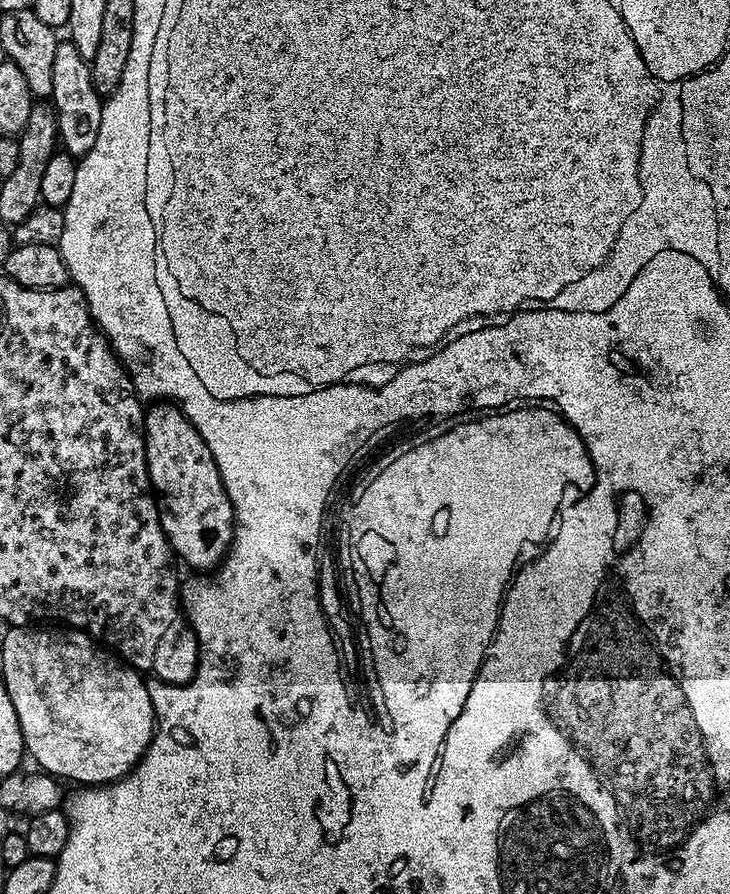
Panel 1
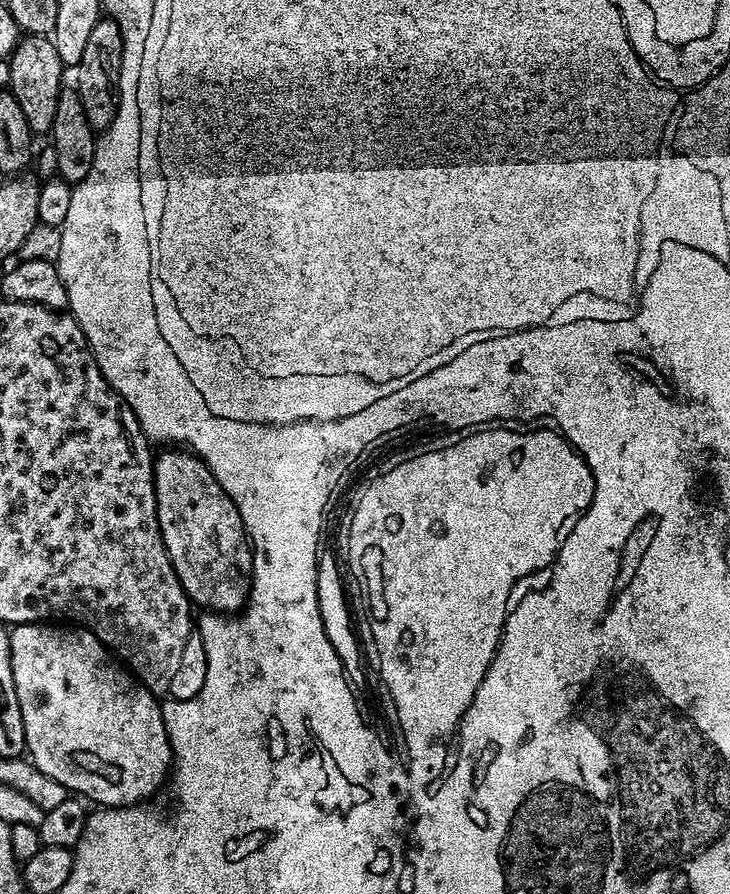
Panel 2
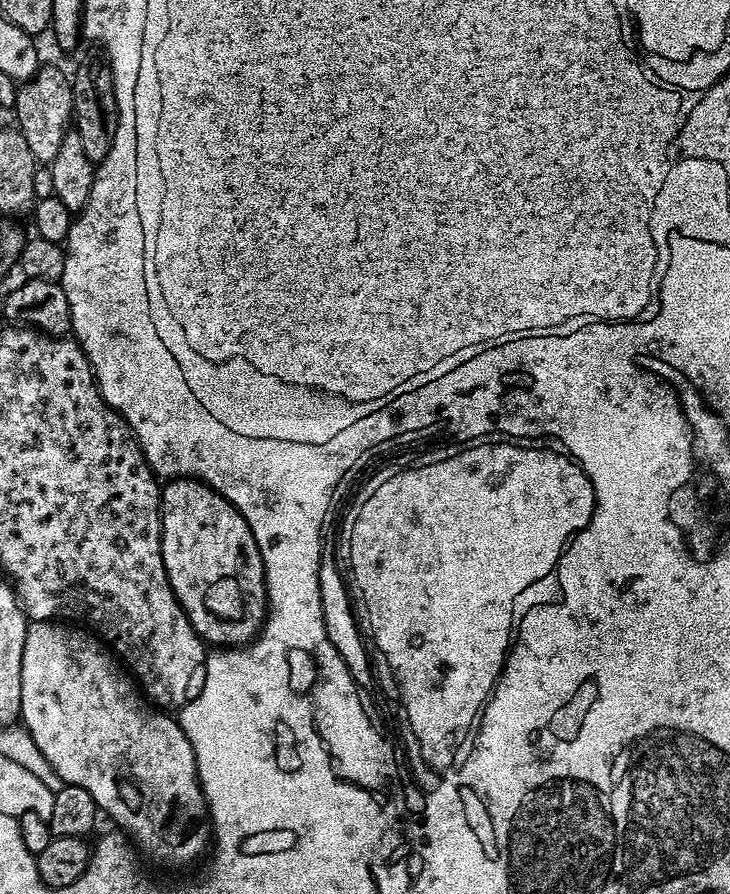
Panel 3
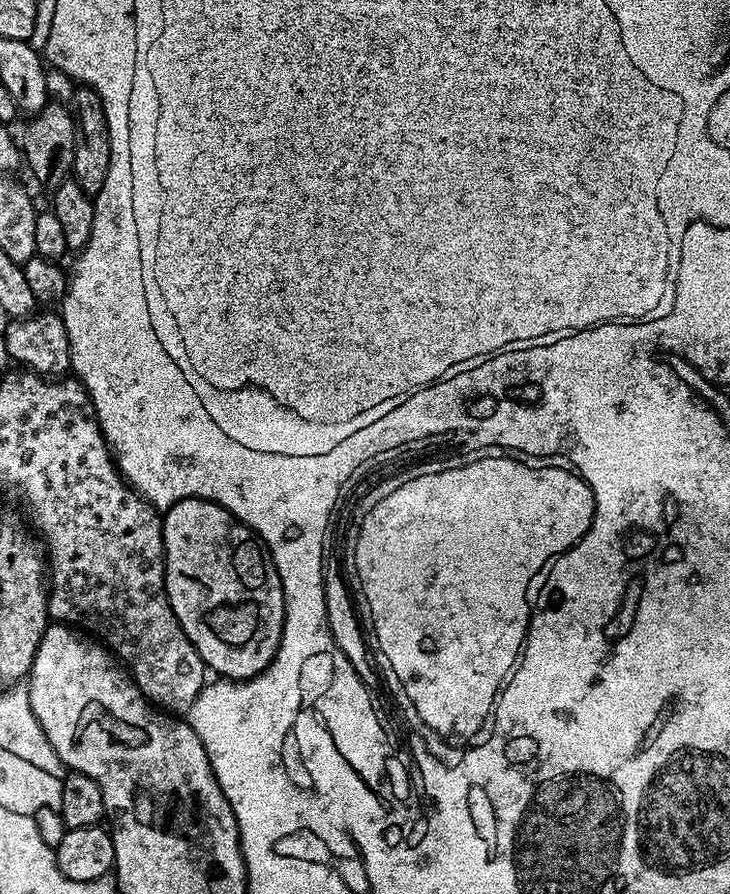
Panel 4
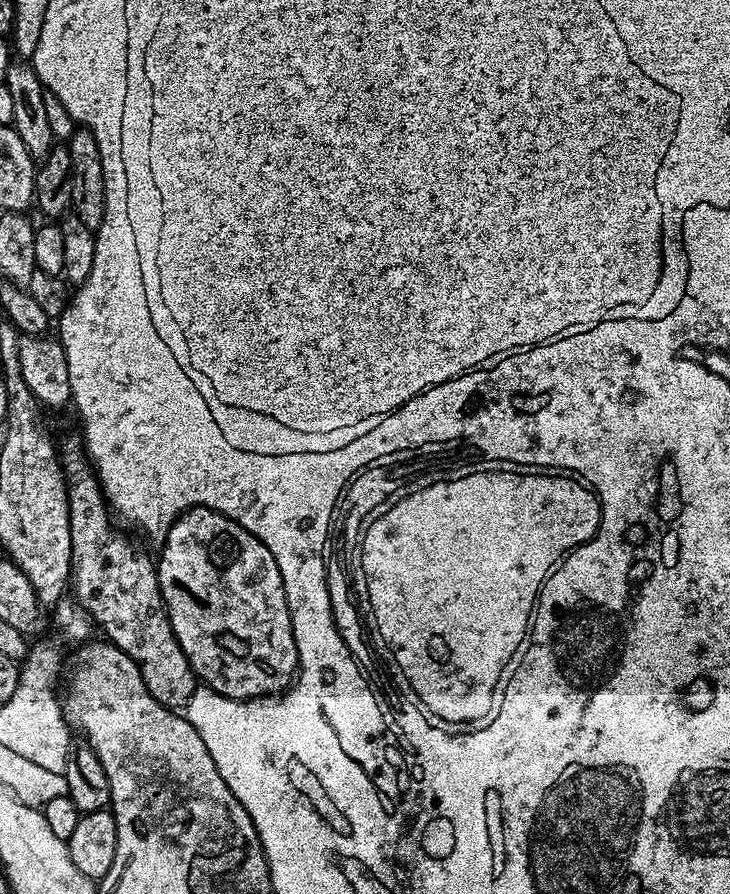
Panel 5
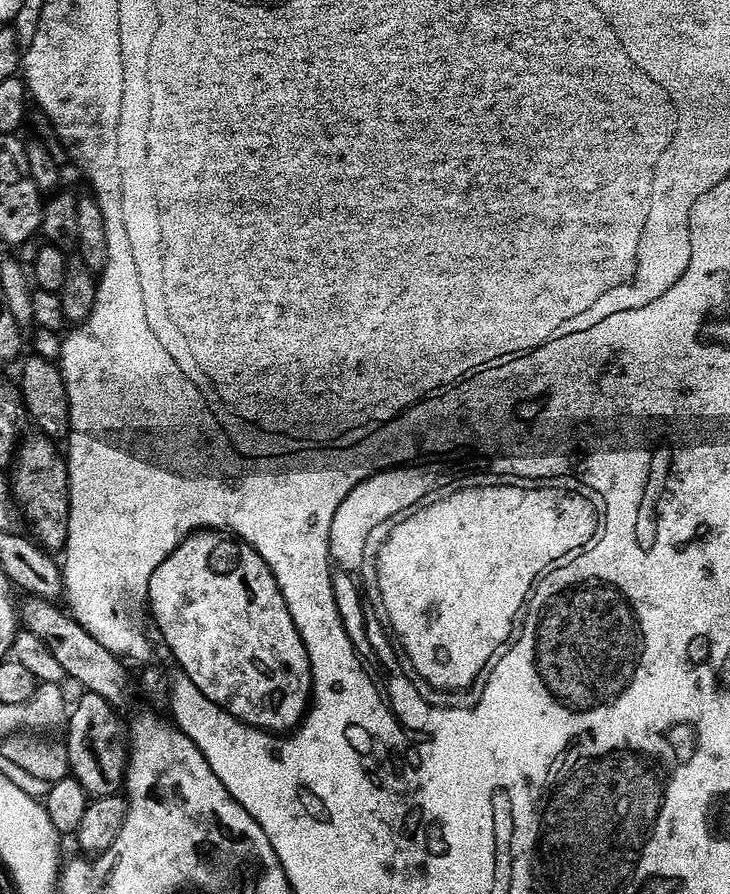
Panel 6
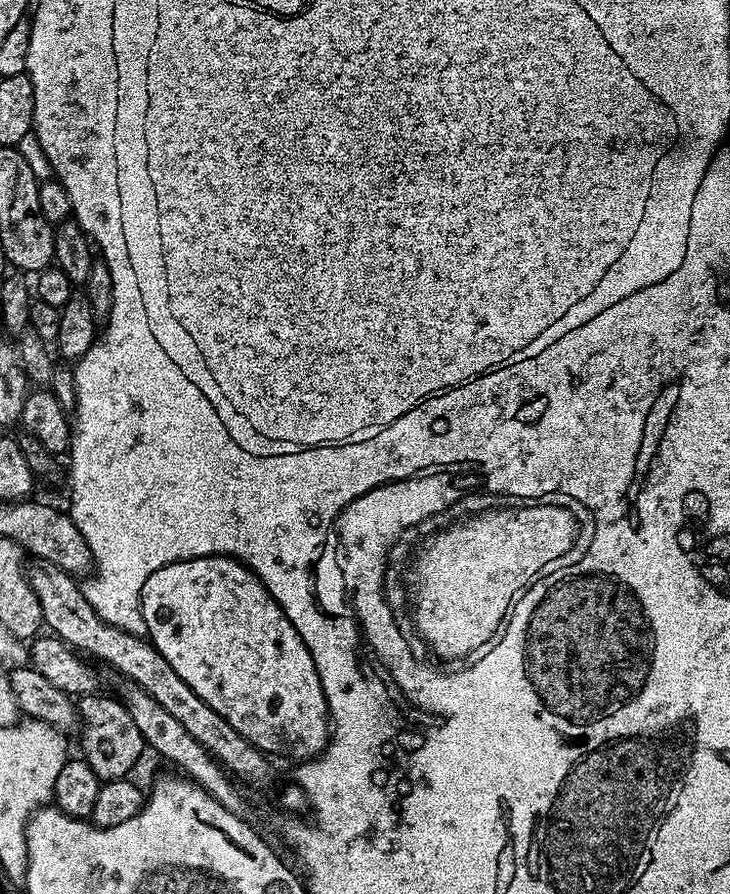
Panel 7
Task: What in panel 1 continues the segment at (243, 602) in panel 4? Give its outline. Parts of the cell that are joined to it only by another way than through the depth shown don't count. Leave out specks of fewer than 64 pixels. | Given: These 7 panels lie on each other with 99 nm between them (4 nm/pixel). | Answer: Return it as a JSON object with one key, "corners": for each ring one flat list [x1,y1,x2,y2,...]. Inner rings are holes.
{"corners":[[156,402,144,413,144,449,148,477,162,509,160,521,168,545,181,561,184,559,190,567,197,568,197,573,204,574,215,569,232,547,234,517,232,503,220,480,220,466,214,462,210,446,206,446,202,434,198,434,198,430,188,421,179,406,172,402]]}

